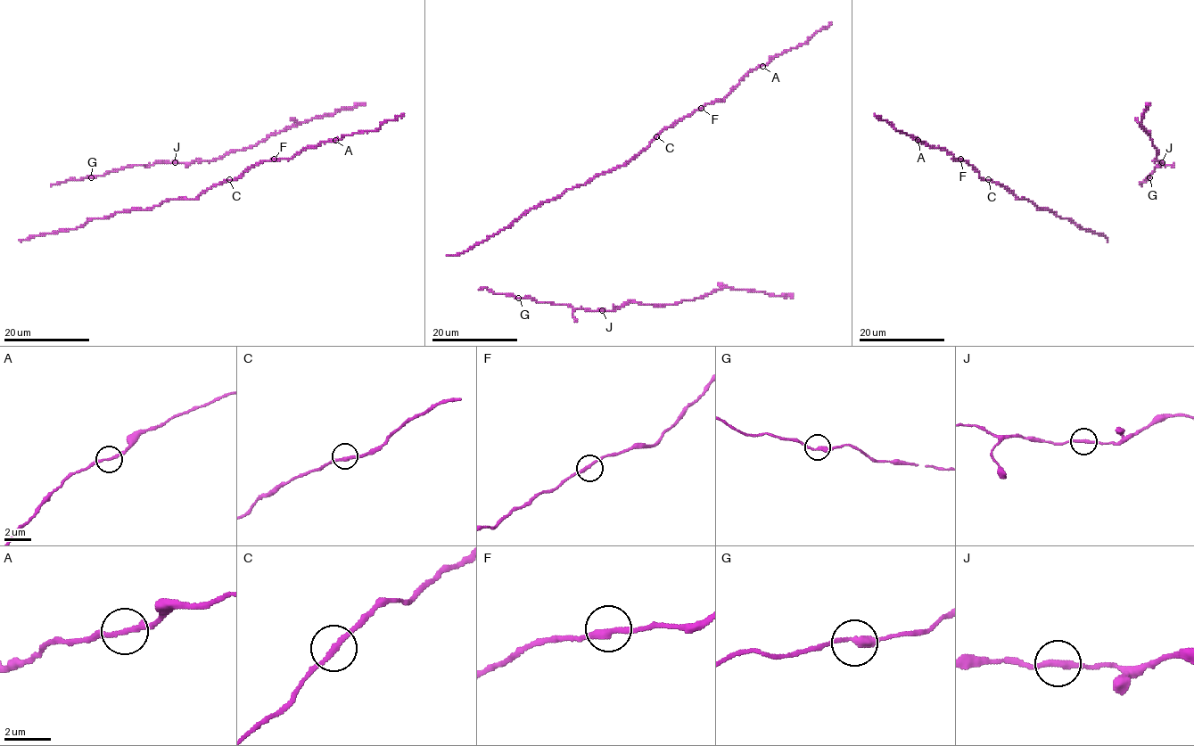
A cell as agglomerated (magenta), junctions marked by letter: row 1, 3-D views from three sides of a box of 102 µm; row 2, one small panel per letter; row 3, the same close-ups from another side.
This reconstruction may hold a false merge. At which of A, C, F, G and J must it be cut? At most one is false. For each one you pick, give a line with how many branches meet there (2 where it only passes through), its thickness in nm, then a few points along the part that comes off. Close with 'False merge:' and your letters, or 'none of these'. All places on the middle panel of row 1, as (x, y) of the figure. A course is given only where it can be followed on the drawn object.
False merge: none of these

